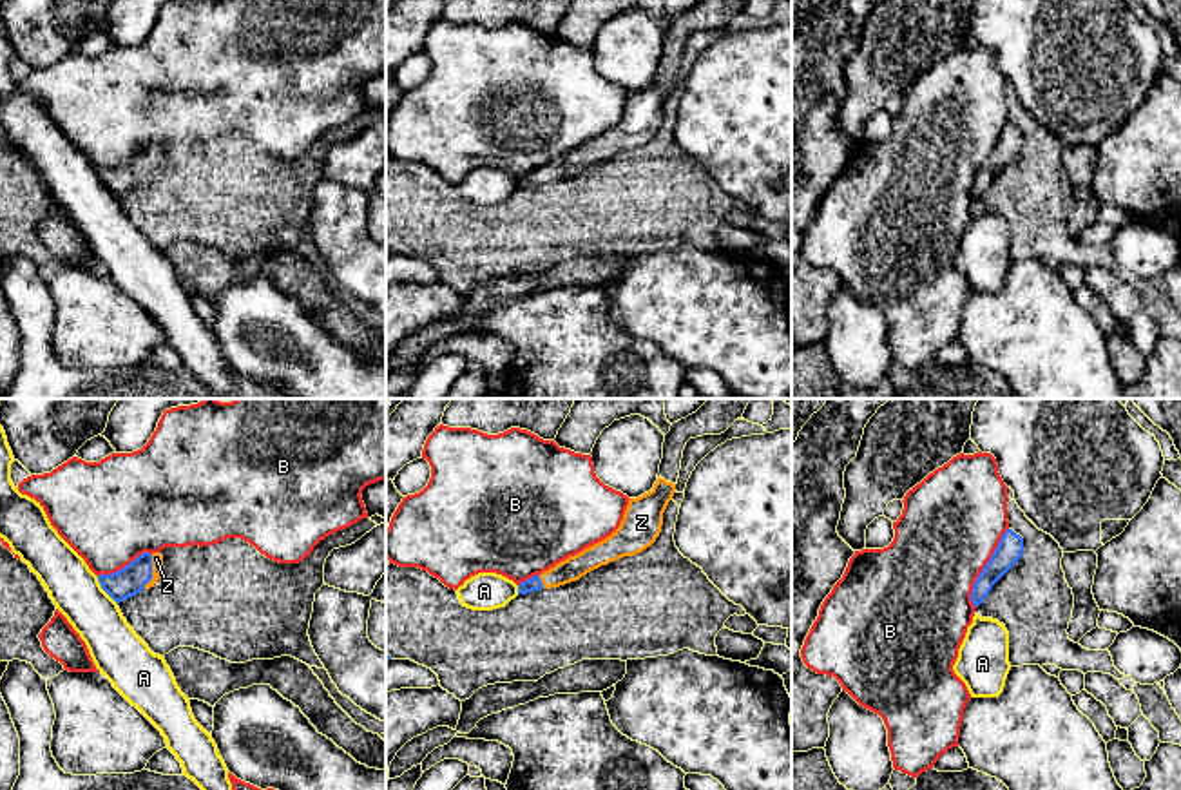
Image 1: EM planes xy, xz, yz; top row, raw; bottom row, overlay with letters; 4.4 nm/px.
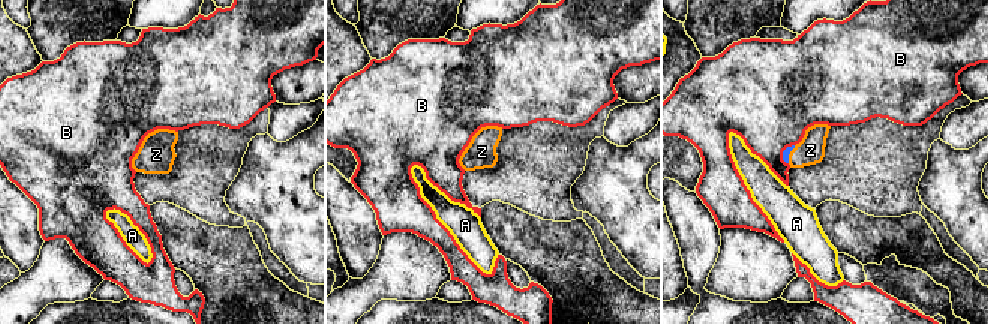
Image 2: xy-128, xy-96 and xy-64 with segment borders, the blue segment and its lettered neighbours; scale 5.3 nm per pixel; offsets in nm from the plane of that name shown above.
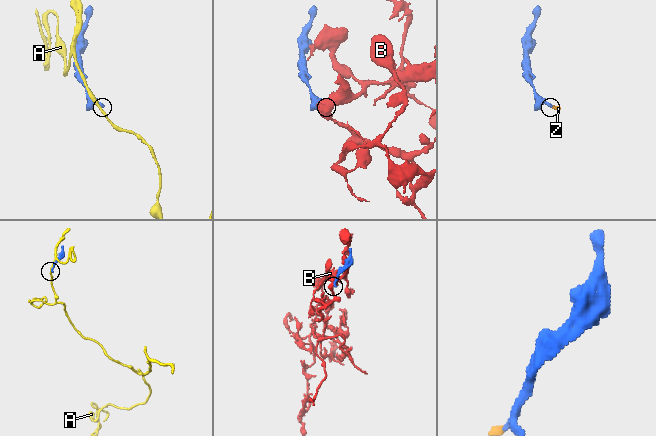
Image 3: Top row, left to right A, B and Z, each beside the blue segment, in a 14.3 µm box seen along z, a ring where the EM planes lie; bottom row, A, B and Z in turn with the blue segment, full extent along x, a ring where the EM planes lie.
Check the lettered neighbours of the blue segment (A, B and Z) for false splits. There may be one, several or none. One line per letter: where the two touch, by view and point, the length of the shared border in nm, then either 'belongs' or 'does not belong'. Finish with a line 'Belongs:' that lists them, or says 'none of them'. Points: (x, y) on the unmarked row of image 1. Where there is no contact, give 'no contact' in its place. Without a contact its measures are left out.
A: xy (104, 183) | 160 nm | does not belong
B: yz (984, 162) | 380 nm | does not belong
Z: xy (151, 165) | 160 nm | belongs
Belongs: Z

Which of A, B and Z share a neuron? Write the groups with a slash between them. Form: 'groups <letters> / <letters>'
groups A / B / Z

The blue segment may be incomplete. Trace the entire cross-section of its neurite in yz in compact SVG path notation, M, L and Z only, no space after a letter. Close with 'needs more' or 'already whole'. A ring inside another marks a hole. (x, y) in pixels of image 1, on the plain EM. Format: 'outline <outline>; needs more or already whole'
outline M1007 123L973 179L971 196L975 201L984 198L993 179L1022 152L1022 147L1023 132Z; already whole

